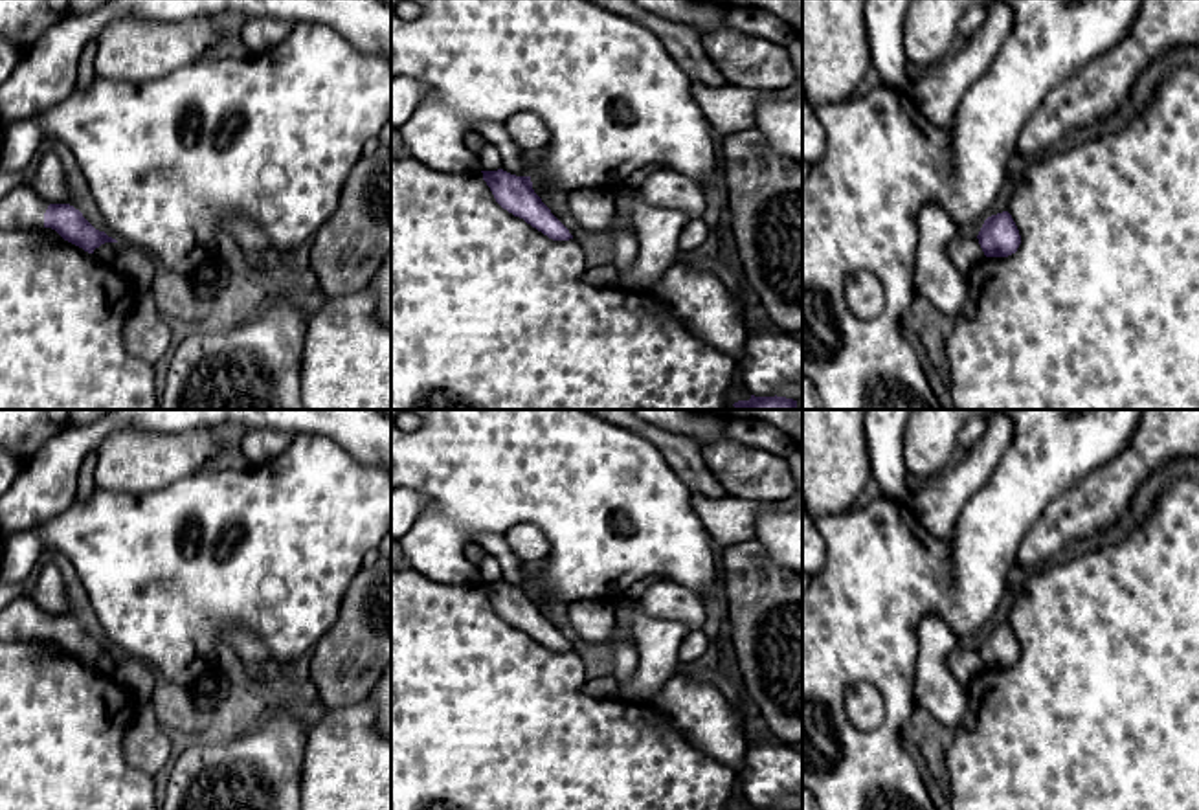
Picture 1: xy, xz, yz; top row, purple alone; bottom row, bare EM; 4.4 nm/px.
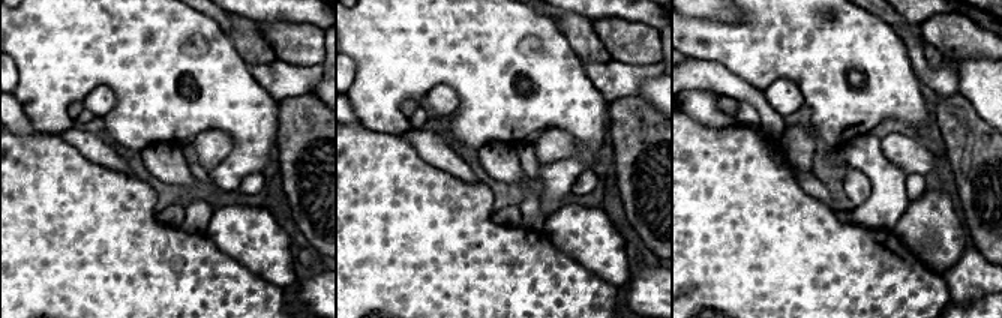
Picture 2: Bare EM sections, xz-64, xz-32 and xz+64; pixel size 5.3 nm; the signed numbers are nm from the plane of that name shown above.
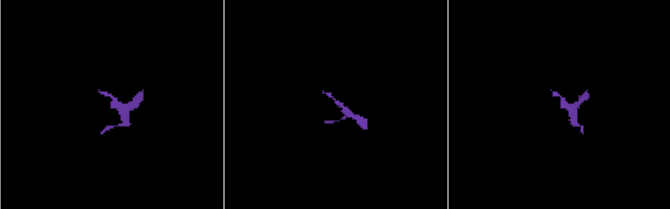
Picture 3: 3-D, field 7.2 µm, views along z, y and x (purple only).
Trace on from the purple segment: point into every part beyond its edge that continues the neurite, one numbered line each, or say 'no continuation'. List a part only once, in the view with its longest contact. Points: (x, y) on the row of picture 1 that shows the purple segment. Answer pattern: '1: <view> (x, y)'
1: xy (22, 208)

